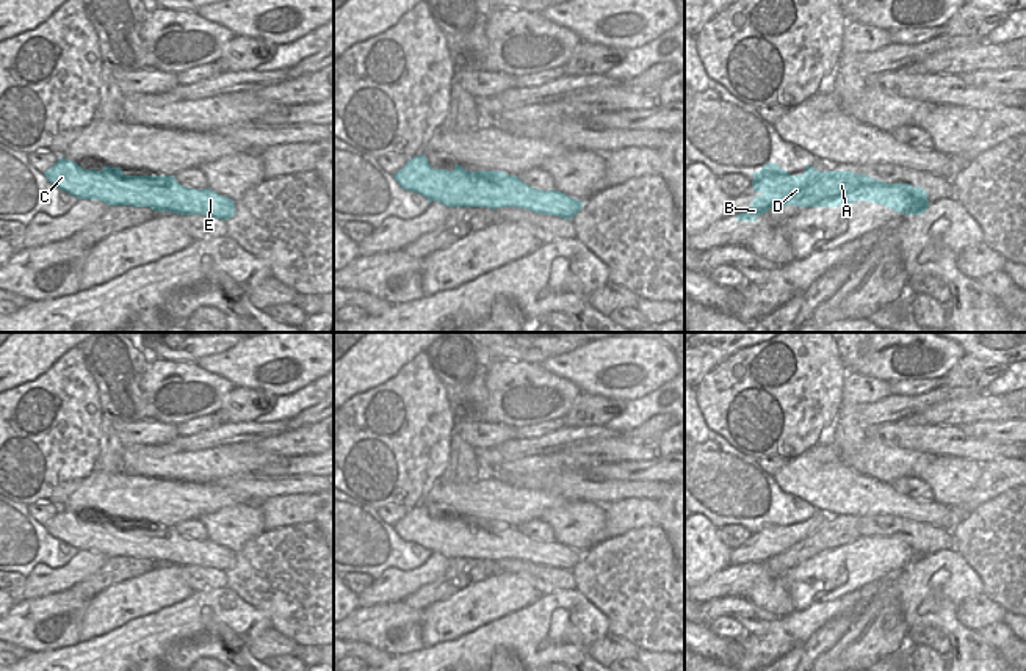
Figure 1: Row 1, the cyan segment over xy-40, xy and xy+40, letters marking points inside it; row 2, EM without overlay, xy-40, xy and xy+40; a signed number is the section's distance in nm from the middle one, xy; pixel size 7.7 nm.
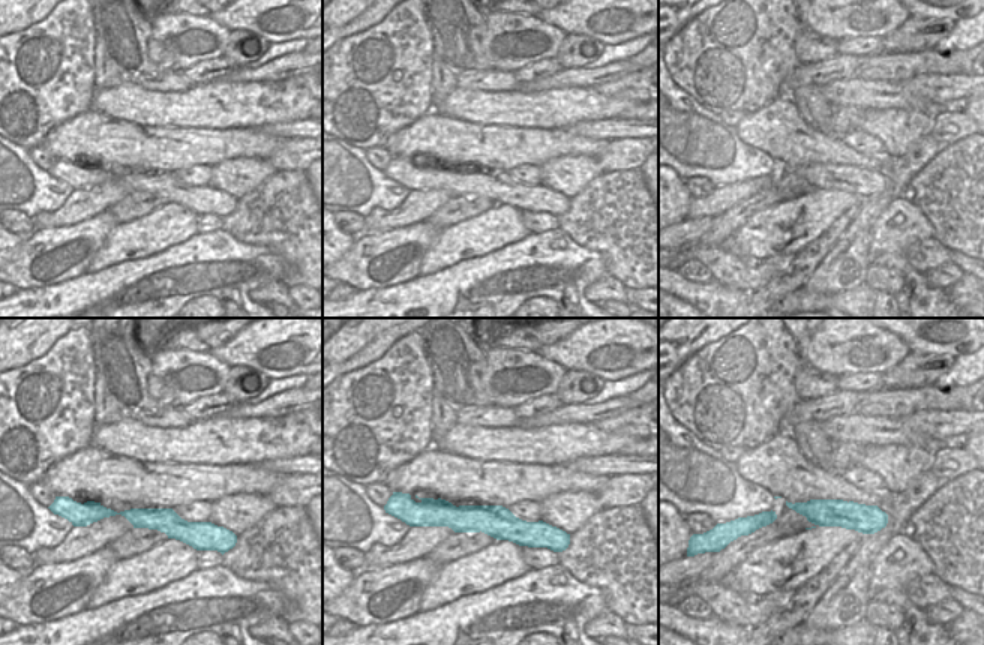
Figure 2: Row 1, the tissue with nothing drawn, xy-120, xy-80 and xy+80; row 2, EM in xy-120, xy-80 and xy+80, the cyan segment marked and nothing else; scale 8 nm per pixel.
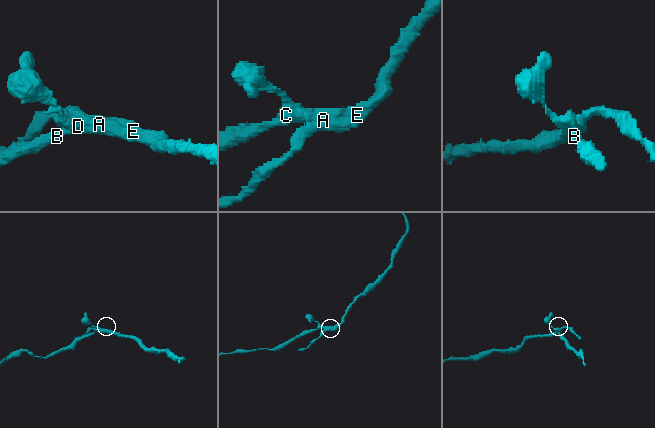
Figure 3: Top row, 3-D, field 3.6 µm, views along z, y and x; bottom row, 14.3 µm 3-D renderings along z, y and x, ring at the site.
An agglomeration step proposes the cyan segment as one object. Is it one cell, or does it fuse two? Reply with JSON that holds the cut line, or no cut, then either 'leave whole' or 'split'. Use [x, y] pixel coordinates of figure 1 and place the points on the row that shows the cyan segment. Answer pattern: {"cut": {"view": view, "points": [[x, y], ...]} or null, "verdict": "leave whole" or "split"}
{"cut": {"view": "xy", "points": [[475, 173], [480, 176], [476, 192], [503, 206]]}, "verdict": "split"}

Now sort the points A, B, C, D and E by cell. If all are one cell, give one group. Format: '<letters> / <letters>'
A E / B C D

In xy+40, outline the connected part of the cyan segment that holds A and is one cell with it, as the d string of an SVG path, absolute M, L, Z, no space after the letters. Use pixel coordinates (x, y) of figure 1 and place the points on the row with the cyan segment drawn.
M827 171L832 177L827 183L829 198L835 194L838 199L847 201L851 205L857 201L876 202L904 215L923 215L929 207L926 190L909 183L885 183L869 176L854 171Z

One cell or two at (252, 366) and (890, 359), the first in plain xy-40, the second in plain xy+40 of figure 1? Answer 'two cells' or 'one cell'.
one cell

